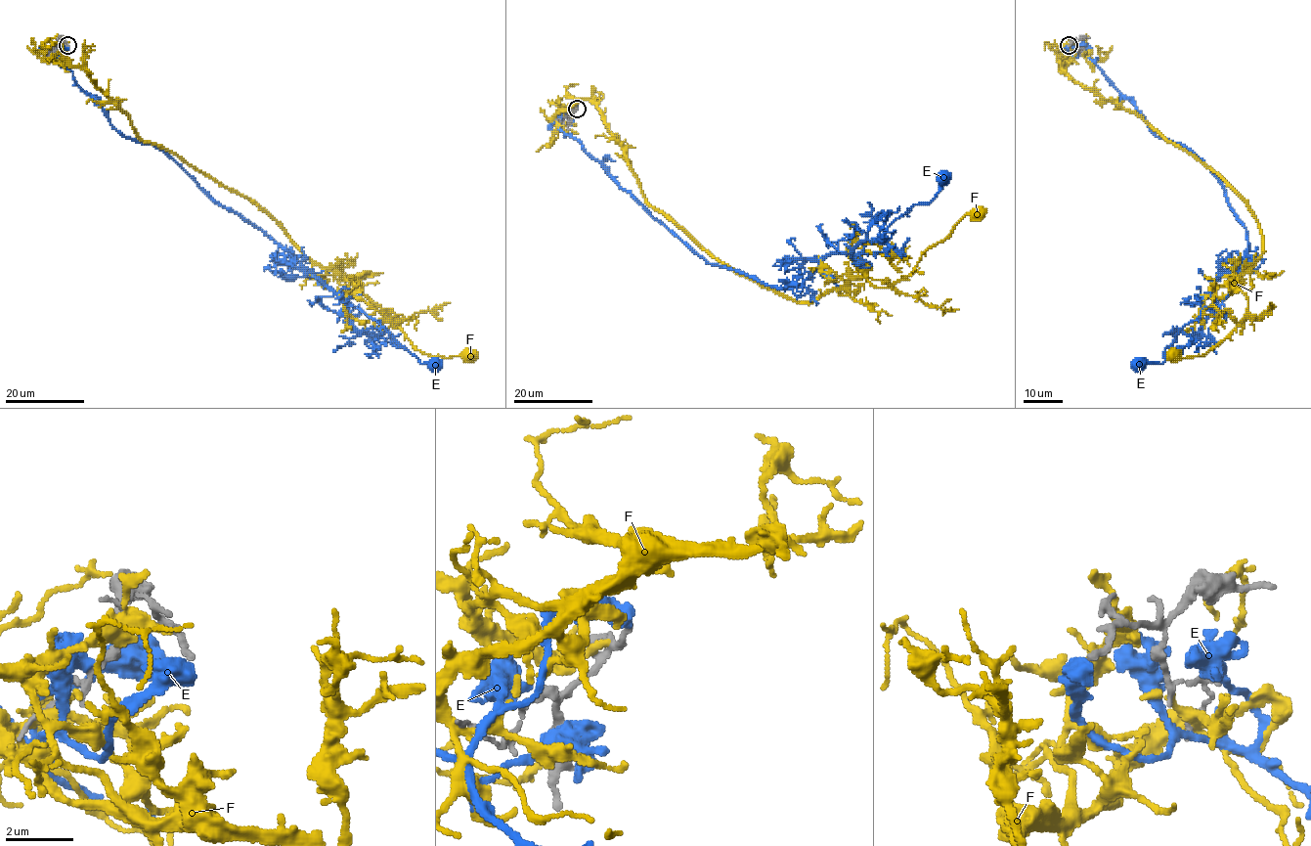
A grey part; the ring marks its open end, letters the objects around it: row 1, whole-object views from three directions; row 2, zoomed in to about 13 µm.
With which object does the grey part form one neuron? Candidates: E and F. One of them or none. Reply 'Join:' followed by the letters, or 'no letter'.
Join: no letter

